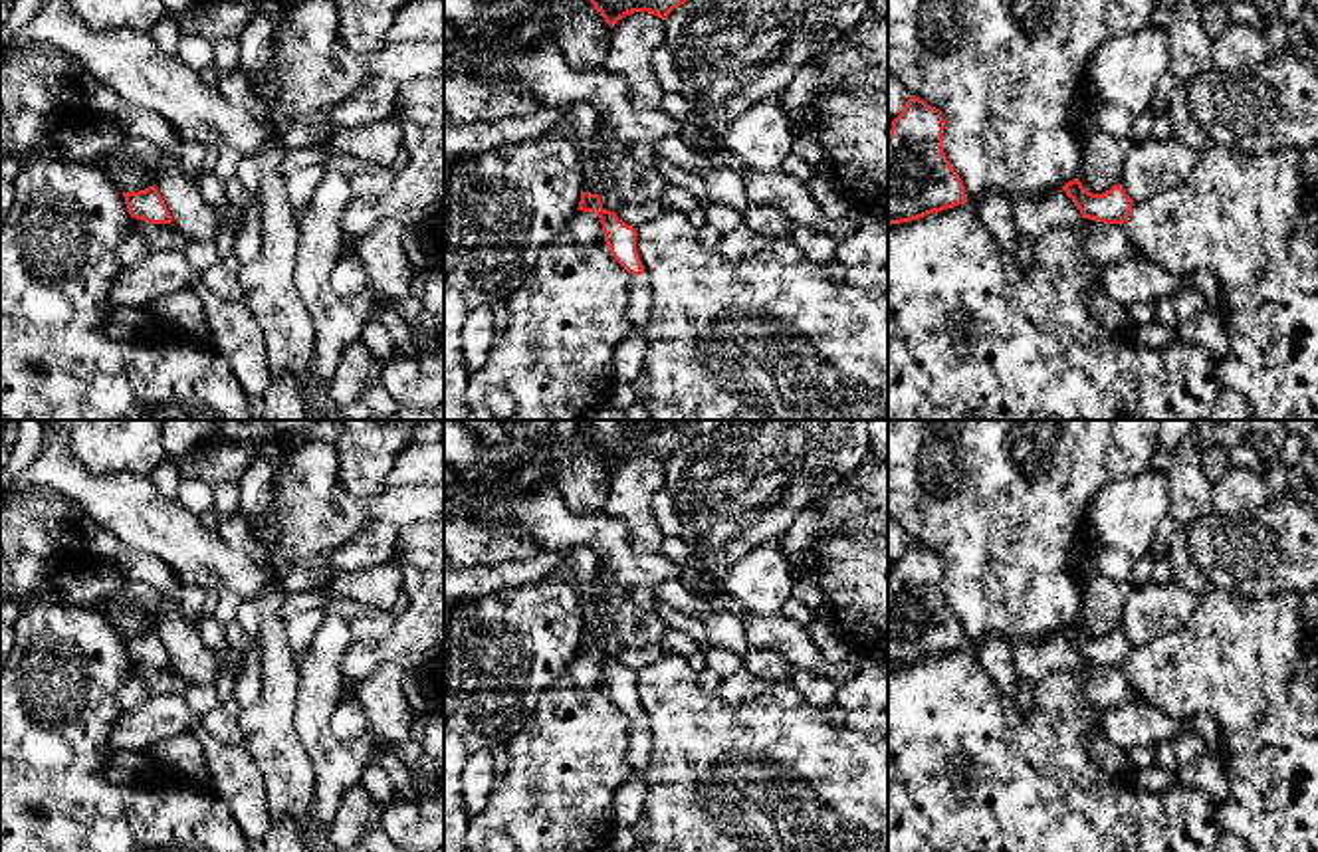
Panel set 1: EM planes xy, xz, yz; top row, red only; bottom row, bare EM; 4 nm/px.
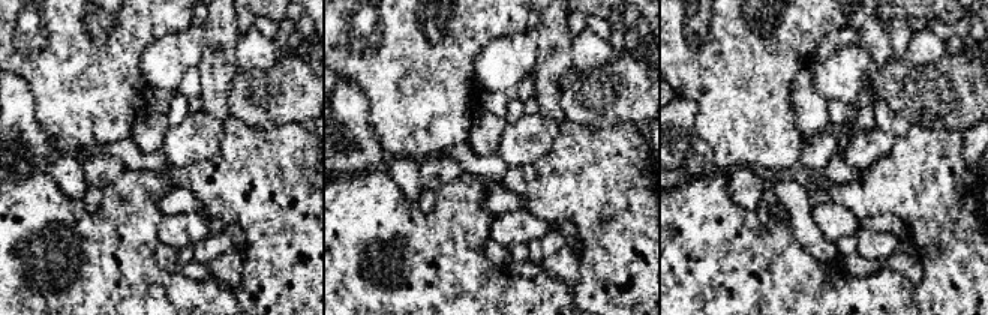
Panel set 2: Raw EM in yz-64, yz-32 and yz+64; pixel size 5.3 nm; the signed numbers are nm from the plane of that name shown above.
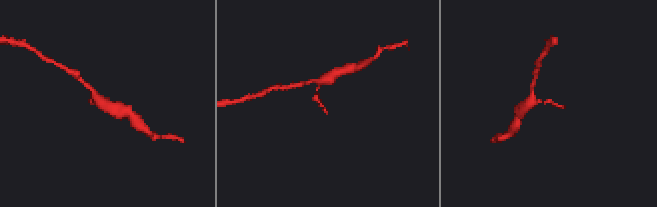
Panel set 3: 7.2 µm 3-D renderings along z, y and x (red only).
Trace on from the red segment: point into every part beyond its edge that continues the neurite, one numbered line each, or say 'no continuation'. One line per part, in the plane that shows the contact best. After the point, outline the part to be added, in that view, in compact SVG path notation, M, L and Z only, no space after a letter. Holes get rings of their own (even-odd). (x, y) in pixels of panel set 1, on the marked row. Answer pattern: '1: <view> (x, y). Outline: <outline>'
1: xz (641, 294). Outline: M646 267L640 275L628 273L628 319L632 321L634 329L642 329L650 319L650 303L652 303L652 287Z

